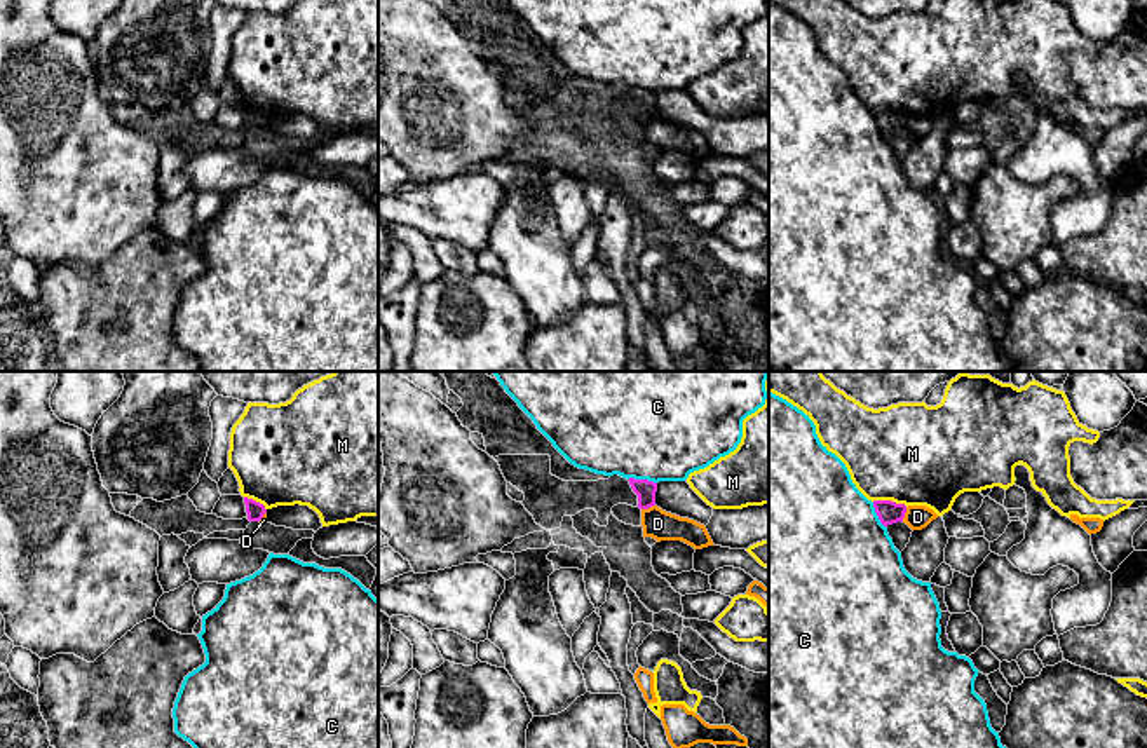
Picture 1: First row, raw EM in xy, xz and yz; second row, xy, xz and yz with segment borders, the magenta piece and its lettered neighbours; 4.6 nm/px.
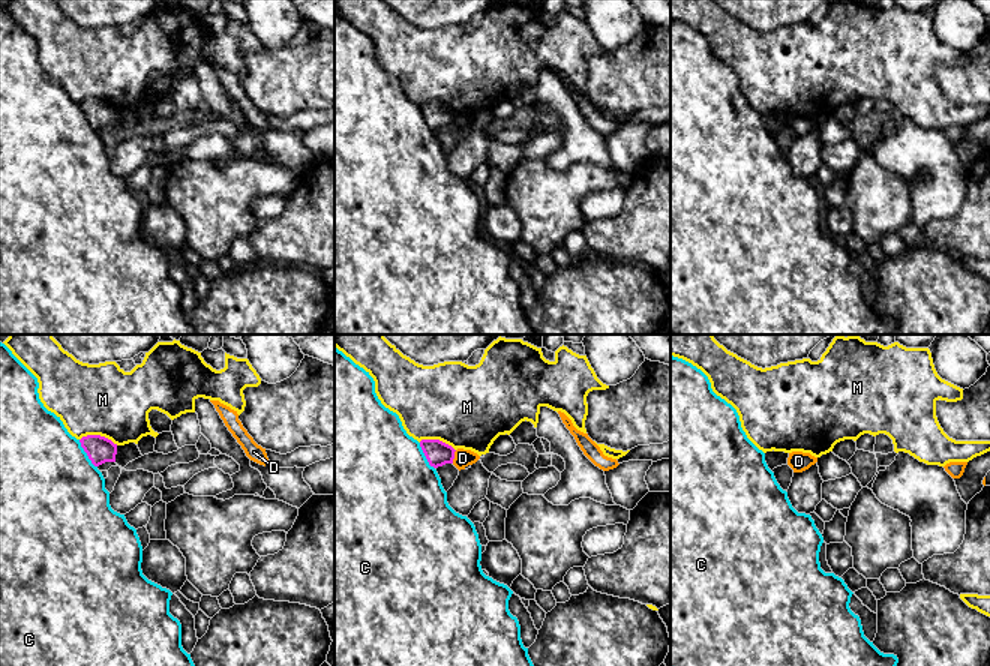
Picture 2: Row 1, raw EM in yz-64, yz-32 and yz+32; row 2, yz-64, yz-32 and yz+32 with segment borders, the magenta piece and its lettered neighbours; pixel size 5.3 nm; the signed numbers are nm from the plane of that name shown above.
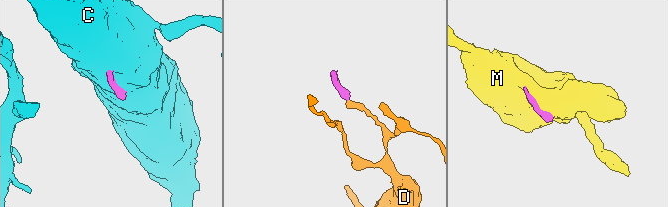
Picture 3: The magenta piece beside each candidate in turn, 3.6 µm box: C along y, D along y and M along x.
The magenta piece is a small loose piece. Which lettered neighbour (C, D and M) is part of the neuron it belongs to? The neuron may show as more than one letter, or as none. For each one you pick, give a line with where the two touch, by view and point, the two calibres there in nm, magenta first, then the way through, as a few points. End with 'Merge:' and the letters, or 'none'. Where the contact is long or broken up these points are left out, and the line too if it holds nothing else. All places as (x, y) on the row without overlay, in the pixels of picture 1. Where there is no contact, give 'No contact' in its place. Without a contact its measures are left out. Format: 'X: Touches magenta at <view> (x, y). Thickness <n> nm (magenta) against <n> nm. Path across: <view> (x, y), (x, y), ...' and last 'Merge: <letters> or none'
D: Touches magenta at xz (647, 117). Thickness 90 nm (magenta) against 140 nm. Path across: xz (645, 100), (647, 117), (658, 133)
Merge: D

